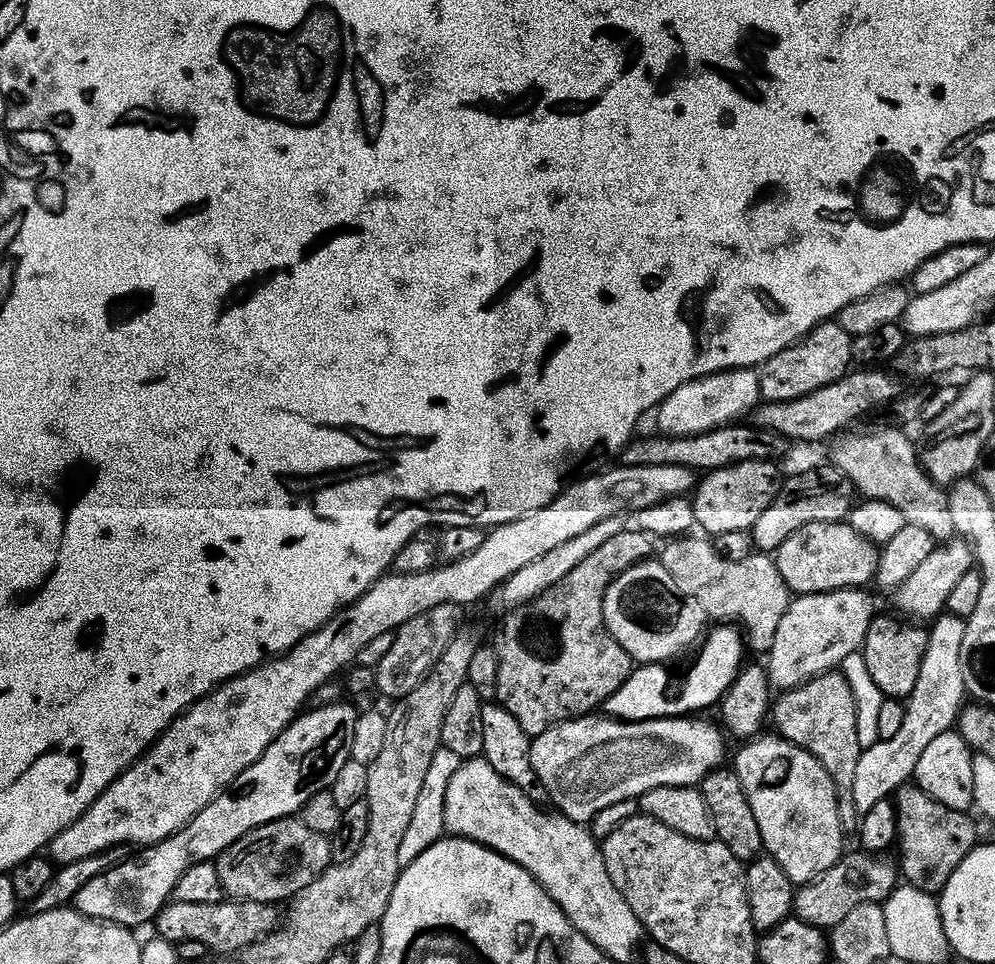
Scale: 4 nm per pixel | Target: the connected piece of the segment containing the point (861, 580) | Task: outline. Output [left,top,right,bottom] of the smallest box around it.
[775,521,879,595]

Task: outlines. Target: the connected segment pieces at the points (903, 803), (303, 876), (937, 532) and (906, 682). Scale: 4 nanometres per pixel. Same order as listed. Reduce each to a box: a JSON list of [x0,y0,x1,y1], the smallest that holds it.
[[894,787,977,894],[214,818,333,904],[831,426,954,542],[862,614,928,698]]

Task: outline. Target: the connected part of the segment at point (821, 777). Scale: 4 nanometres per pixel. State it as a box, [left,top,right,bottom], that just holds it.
[734,735,846,885]

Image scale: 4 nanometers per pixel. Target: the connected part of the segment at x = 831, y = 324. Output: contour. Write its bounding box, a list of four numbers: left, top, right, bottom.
[759,319,852,401]

